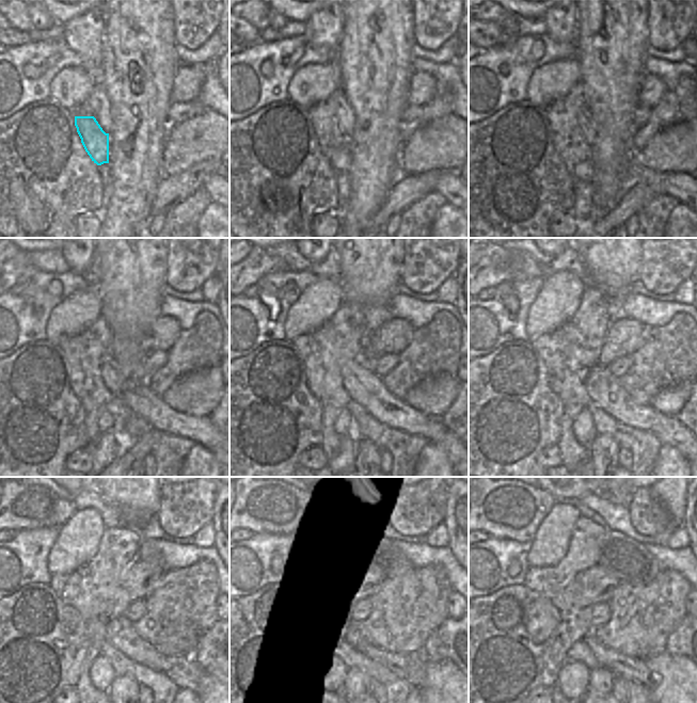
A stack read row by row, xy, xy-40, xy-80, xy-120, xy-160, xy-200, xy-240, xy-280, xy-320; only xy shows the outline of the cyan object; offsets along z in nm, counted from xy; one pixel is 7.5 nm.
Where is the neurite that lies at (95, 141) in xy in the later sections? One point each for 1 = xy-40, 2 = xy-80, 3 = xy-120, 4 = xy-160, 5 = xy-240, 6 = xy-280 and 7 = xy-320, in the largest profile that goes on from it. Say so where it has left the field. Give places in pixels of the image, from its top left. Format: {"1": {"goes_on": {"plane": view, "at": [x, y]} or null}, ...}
{"1": {"goes_on": {"plane": "xy-40", "at": [341, 158]}}, "2": {"goes_on": {"plane": "xy-80", "at": [584, 171]}}, "3": {"goes_on": {"plane": "xy-120", "at": [106, 420]}}, "4": {"goes_on": {"plane": "xy-160", "at": [344, 421]}}, "5": {"goes_on": {"plane": "xy-240", "at": [101, 673]}}, "6": {"goes_on": {"plane": "xy-280", "at": [336, 674]}}, "7": {"goes_on": {"plane": "xy-320", "at": [573, 676]}}}

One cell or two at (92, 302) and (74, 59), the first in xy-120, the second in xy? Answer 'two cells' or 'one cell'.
two cells

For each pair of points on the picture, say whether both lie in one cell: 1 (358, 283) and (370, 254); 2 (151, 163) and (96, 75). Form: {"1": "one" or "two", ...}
{"1": "one", "2": "two"}

